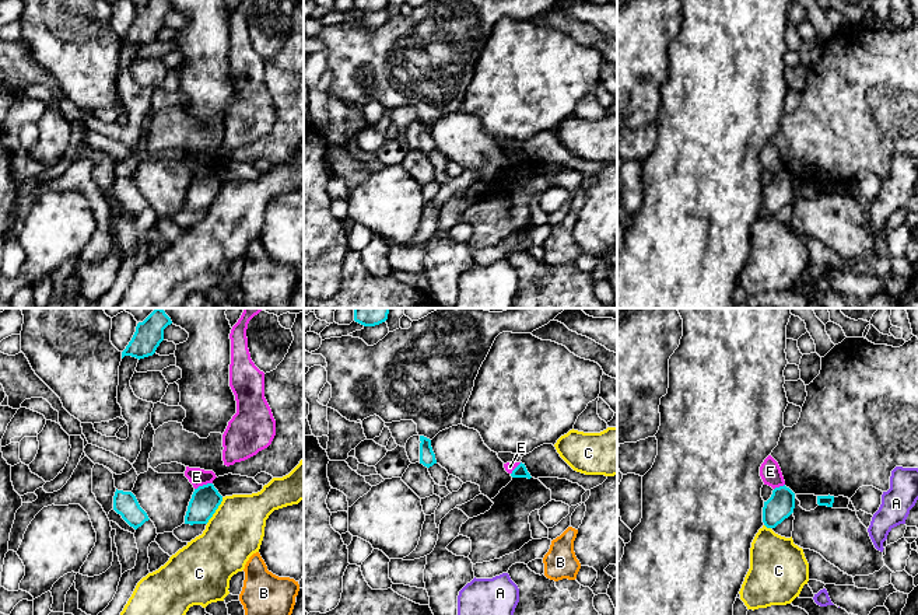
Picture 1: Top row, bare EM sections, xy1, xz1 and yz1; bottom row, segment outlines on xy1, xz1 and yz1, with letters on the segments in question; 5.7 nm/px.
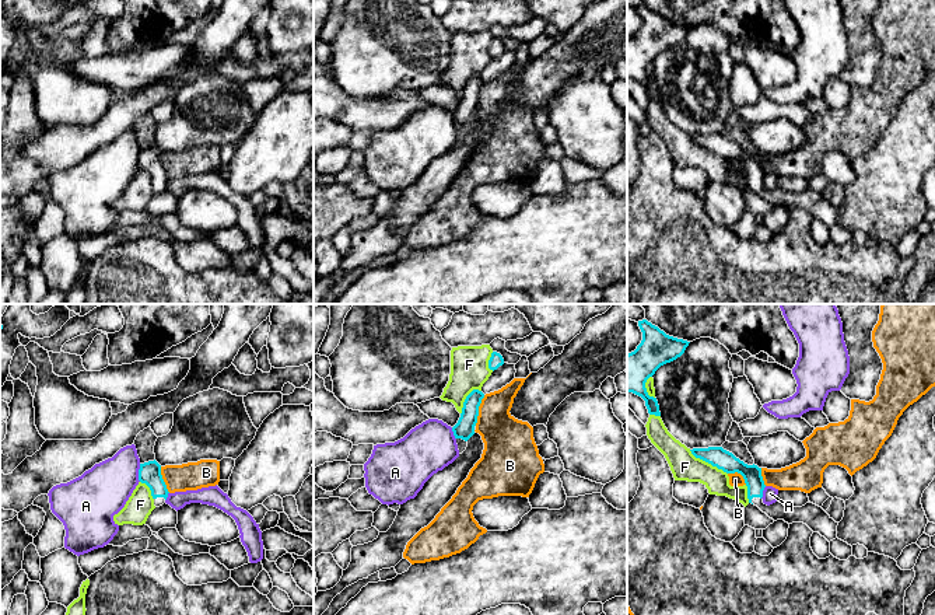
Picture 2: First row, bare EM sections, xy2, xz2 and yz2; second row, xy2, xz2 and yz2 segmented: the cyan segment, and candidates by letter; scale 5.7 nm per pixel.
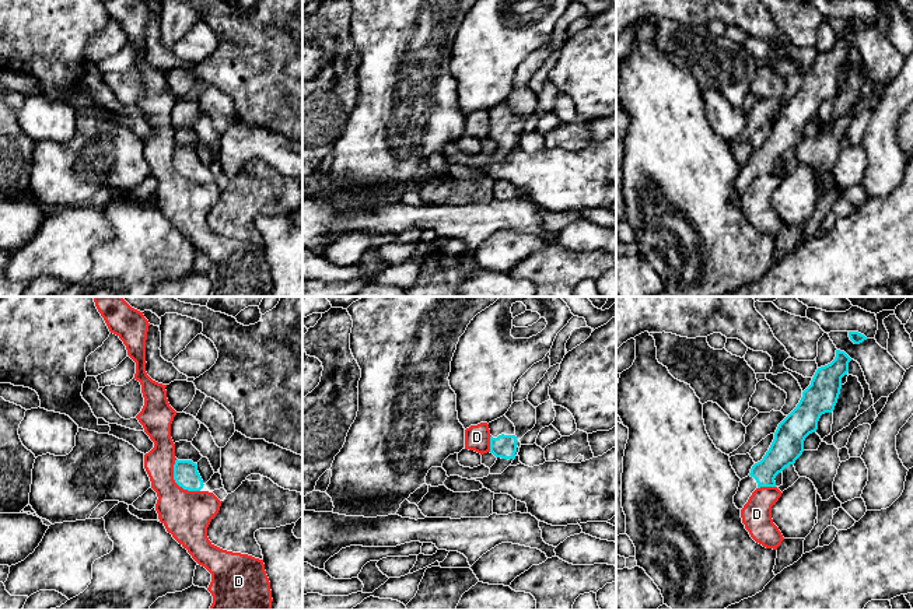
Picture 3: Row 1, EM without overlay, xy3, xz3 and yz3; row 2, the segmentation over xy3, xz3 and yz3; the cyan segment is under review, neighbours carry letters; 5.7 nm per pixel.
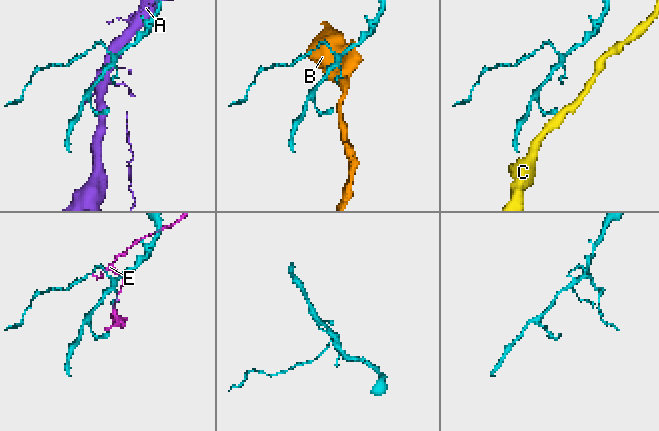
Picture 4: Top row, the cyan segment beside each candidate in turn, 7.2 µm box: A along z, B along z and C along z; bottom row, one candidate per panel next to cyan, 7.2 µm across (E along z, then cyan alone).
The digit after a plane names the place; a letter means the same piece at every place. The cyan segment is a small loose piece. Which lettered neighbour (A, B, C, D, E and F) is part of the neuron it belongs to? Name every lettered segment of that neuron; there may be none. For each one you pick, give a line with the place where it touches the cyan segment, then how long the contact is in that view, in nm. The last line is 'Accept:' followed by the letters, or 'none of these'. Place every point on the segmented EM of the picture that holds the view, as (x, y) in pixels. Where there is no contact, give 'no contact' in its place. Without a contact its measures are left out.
Accept: none of these

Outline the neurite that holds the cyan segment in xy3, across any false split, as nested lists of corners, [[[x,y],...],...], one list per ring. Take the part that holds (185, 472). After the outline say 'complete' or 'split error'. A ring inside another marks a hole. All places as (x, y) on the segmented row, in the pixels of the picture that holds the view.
[[[175,460],[174,480],[179,487],[188,491],[200,491],[204,485],[197,471],[197,464],[192,460]]] | complete

